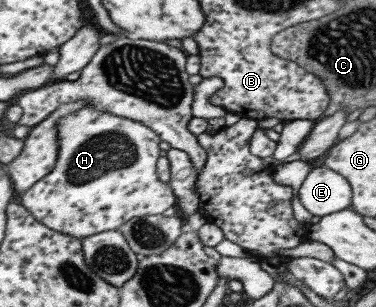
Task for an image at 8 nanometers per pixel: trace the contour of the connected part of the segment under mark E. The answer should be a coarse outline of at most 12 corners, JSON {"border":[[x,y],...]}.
{"border":[[313,164],[297,191],[317,217],[351,203],[347,181]]}

